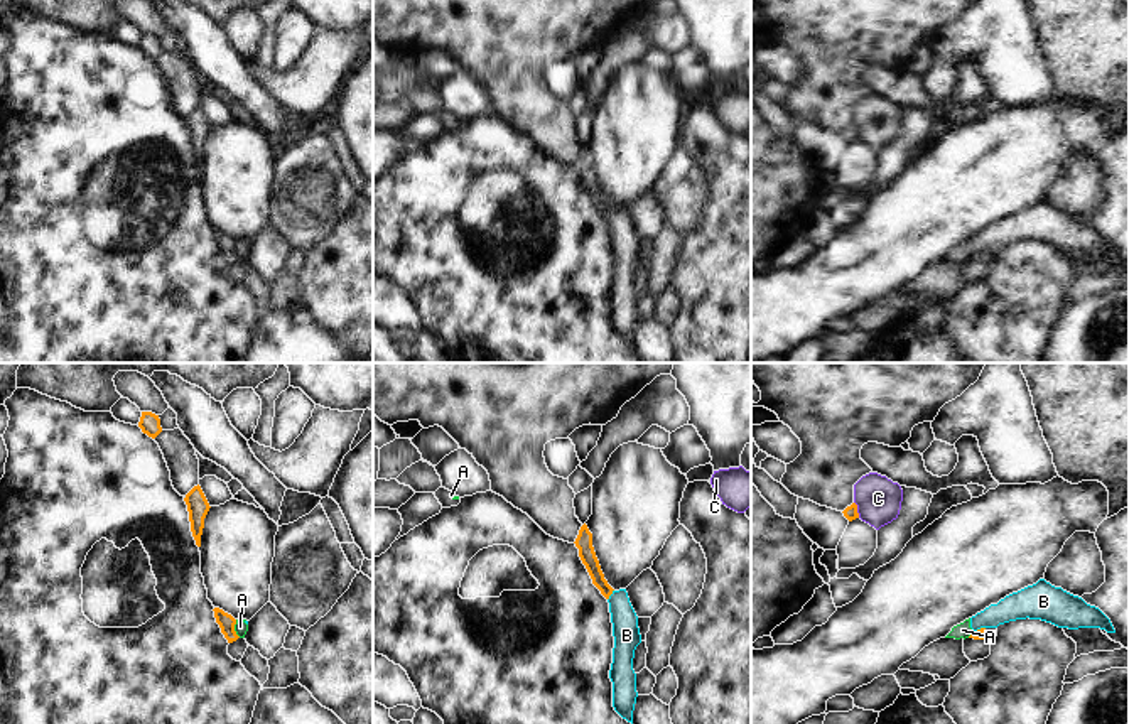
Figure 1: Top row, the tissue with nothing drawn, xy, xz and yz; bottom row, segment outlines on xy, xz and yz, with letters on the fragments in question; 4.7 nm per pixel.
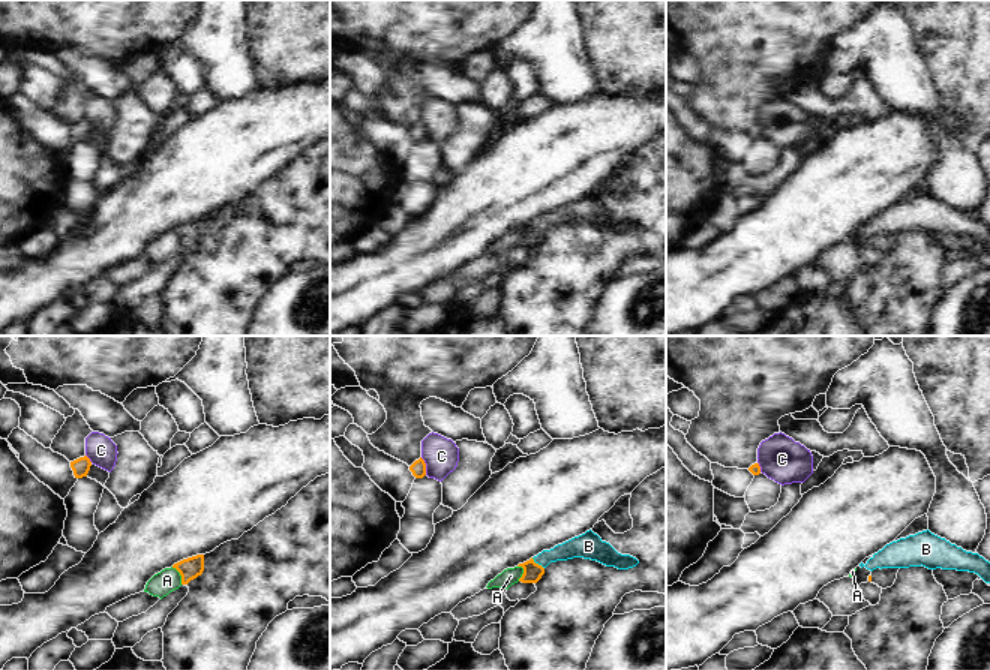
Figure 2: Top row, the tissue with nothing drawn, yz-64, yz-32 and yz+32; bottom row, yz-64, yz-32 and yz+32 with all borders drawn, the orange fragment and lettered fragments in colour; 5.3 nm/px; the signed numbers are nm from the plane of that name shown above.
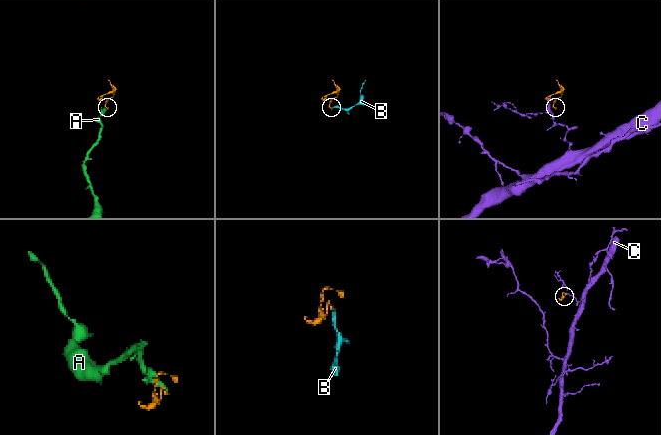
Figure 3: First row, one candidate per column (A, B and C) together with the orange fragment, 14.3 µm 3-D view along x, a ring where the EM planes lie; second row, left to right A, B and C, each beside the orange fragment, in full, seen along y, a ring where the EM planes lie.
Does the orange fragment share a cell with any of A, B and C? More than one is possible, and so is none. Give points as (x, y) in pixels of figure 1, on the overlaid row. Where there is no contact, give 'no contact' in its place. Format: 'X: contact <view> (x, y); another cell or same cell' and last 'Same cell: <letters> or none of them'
A: contact xy (233, 628); another cell
B: contact xz (611, 593); another cell
C: contact yz (856, 510); another cell
Same cell: none of them

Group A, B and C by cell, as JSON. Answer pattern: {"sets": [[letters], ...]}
{"sets": [["A", "B"], ["C"]]}

